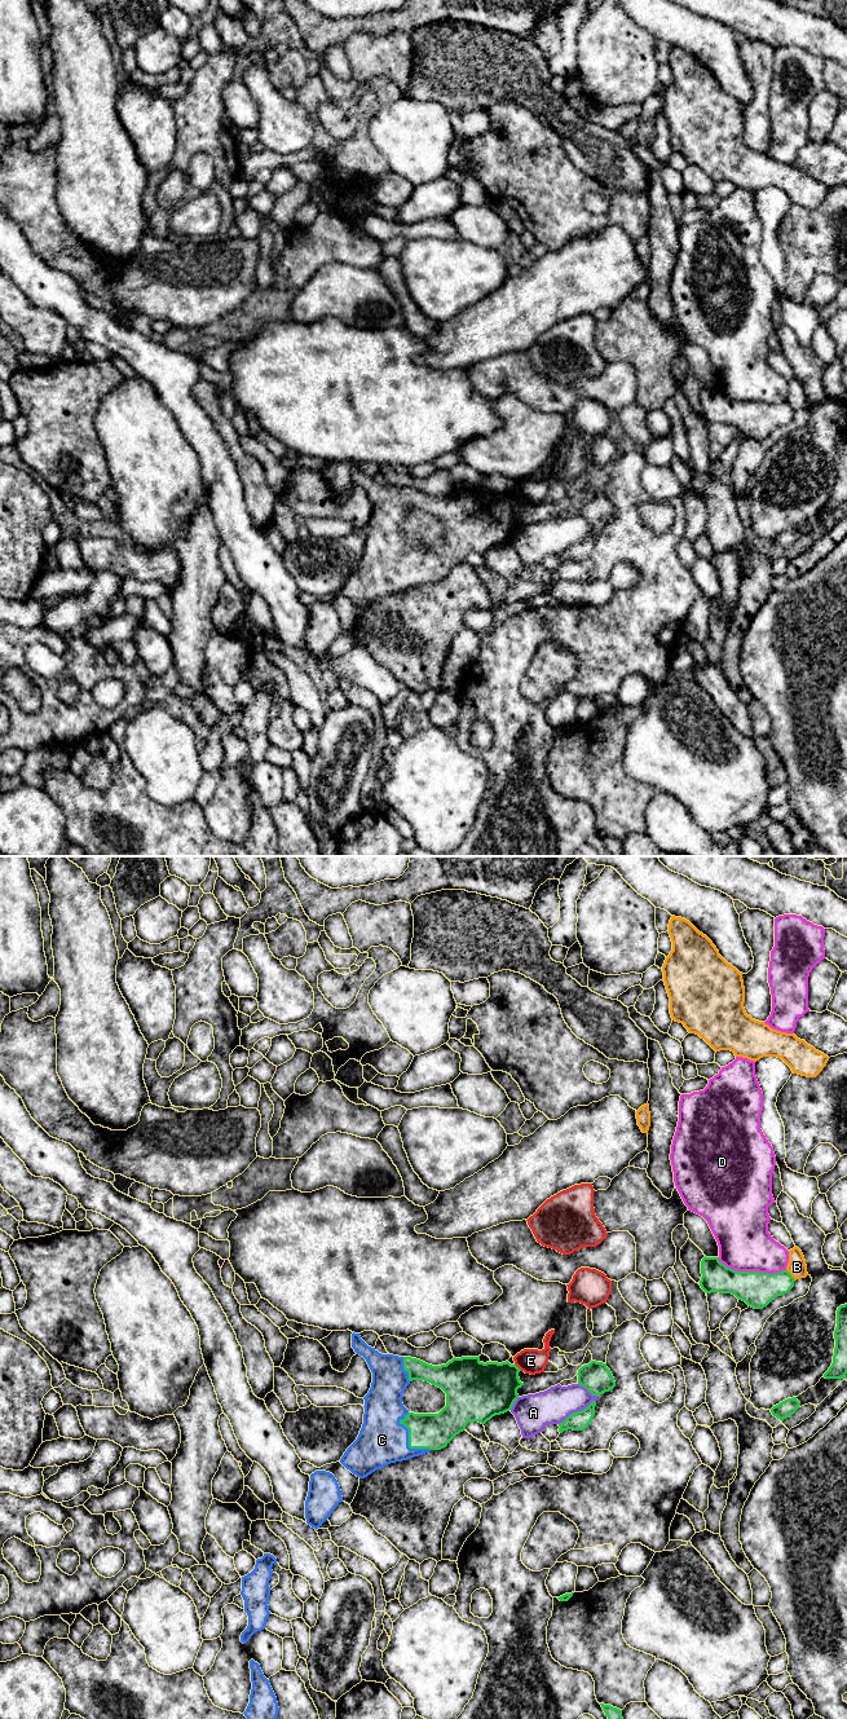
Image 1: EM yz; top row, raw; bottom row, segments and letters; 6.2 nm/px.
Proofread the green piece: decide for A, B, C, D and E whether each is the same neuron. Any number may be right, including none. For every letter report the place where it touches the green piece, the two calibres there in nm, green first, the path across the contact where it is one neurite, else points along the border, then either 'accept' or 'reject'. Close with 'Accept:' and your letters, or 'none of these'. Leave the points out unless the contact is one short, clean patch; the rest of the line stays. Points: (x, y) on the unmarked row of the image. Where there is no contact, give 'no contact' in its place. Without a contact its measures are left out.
A: yz (577, 542) | 120/220 nm | reject
B: yz (790, 405) | 220/120 nm | reject
C: yz (409, 573) | 220/300 nm | accept
D: yz (751, 402) | 220/320 nm | reject
E: yz (517, 498) | 340/160 nm | reject
Accept: C

